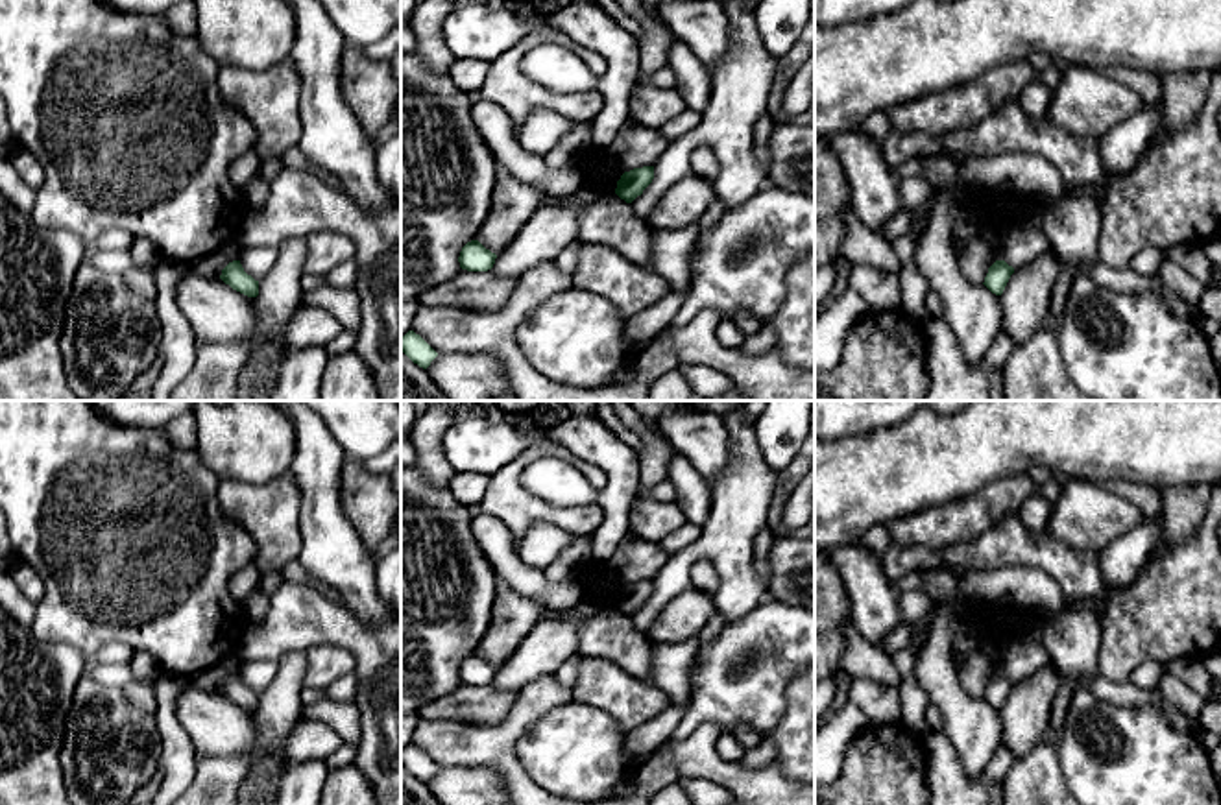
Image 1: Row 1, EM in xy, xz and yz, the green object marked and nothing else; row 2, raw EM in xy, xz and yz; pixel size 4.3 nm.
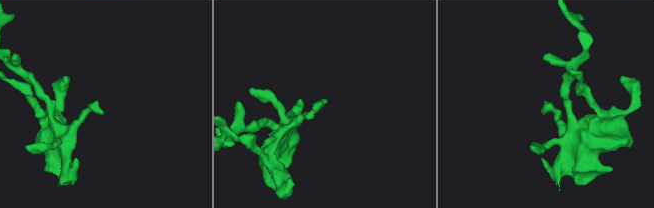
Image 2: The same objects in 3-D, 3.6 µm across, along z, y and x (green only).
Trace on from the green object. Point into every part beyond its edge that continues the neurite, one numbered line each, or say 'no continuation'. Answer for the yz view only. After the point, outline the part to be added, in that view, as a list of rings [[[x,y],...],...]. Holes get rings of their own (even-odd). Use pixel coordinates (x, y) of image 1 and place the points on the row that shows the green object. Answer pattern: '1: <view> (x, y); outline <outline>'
no continuation

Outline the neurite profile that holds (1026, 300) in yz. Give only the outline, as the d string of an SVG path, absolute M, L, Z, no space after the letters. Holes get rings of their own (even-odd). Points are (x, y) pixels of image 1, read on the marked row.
M1049 249L1010 275L1003 294L1003 330L1016 345L1025 343L1051 318L1051 290L1062 264Z

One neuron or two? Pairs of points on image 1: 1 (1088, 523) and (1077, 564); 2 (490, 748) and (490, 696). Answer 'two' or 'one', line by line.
1: two
2: two

